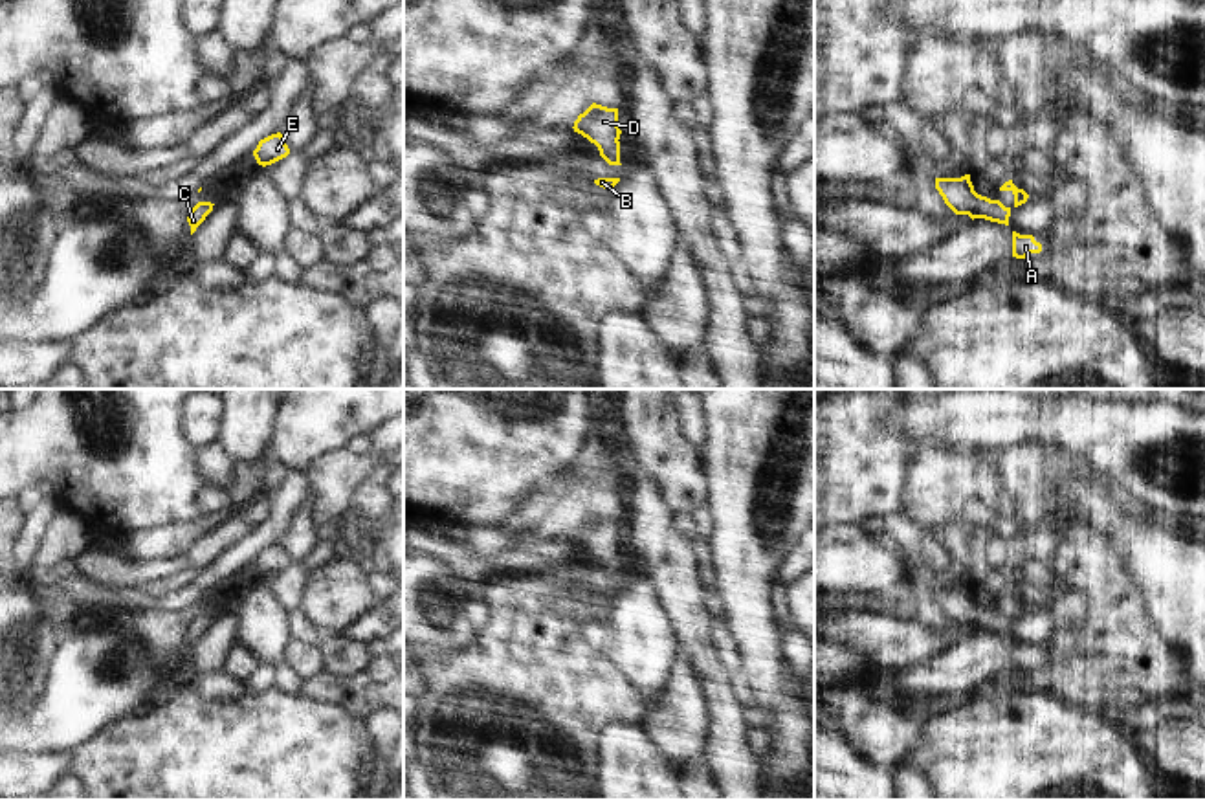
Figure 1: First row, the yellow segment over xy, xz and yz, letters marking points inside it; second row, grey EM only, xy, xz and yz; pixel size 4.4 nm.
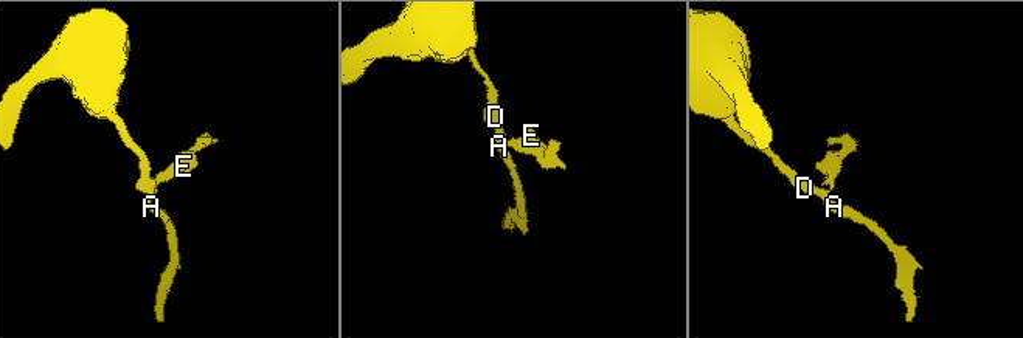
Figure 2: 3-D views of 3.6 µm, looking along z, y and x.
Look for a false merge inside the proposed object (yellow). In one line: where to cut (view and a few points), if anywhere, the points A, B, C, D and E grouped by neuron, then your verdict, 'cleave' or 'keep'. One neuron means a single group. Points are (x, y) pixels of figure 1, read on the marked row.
xy (204, 202), (211, 206) | A C D / B E | cleave

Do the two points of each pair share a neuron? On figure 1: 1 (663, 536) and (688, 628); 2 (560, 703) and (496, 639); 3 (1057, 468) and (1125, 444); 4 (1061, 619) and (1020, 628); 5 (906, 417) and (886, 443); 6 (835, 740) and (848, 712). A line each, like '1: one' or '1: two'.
1: one
2: one
3: two
4: one
5: two
6: two

